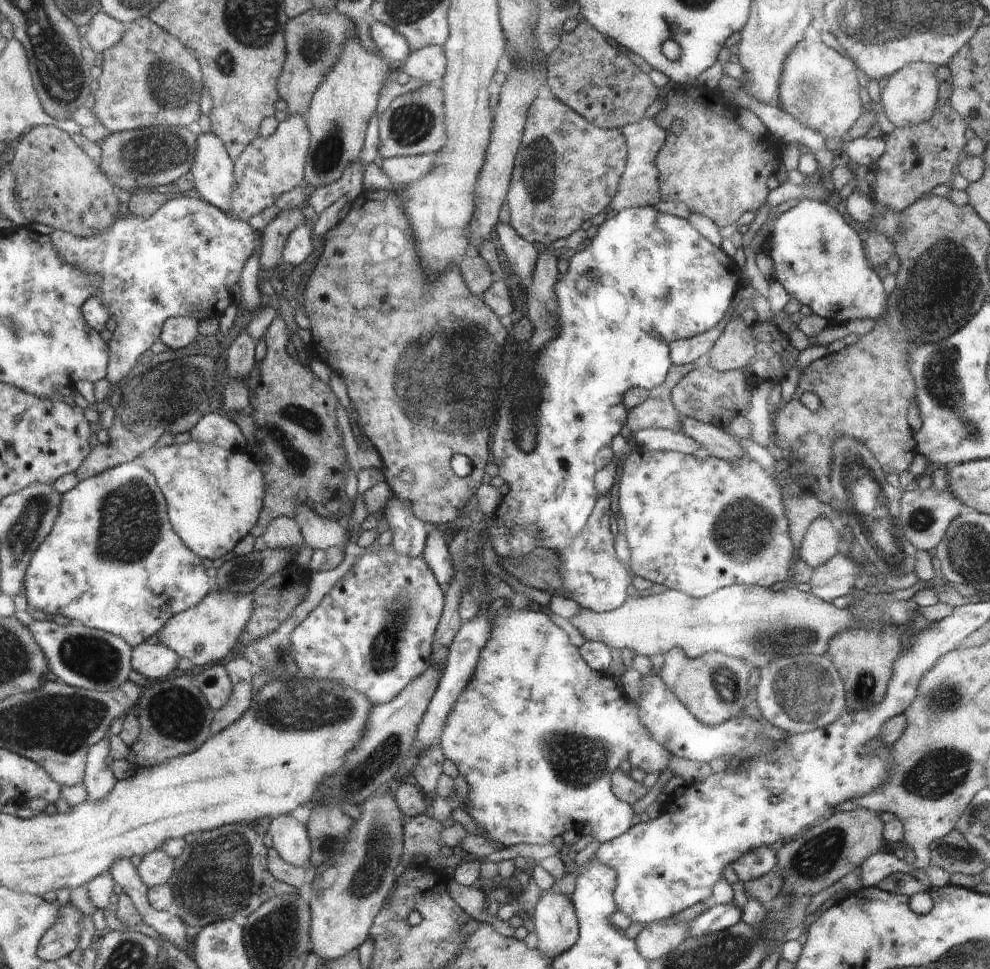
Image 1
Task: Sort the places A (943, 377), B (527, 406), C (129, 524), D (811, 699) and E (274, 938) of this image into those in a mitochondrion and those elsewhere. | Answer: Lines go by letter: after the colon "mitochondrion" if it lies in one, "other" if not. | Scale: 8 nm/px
A: mitochondrion
B: mitochondrion
C: mitochondrion
D: mitochondrion
E: mitochondrion

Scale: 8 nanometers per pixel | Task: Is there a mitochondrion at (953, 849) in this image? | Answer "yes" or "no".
yes

